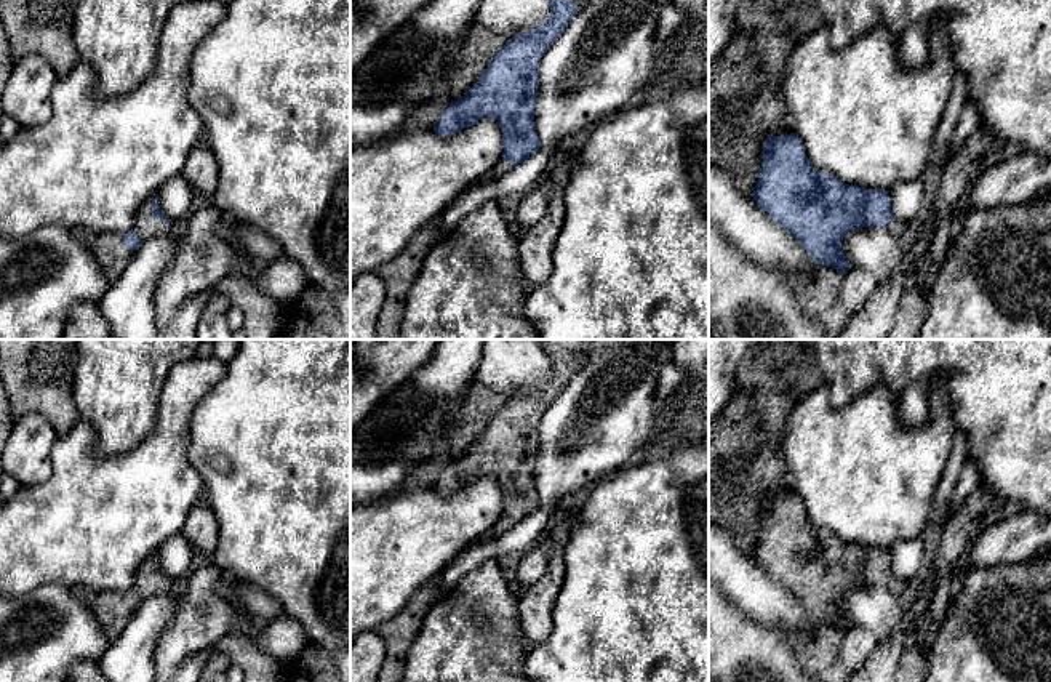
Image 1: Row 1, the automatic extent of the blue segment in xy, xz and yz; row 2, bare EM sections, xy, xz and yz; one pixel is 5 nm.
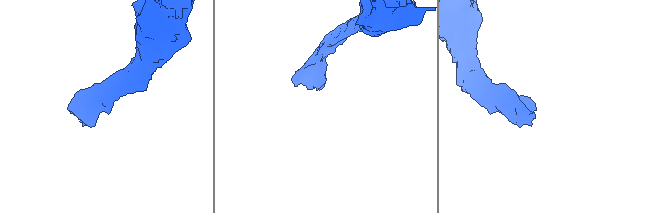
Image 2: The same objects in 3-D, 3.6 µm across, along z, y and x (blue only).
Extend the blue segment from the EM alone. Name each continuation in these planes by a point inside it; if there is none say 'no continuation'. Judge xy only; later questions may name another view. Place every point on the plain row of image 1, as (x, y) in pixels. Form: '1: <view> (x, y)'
1: xy (146, 585)

